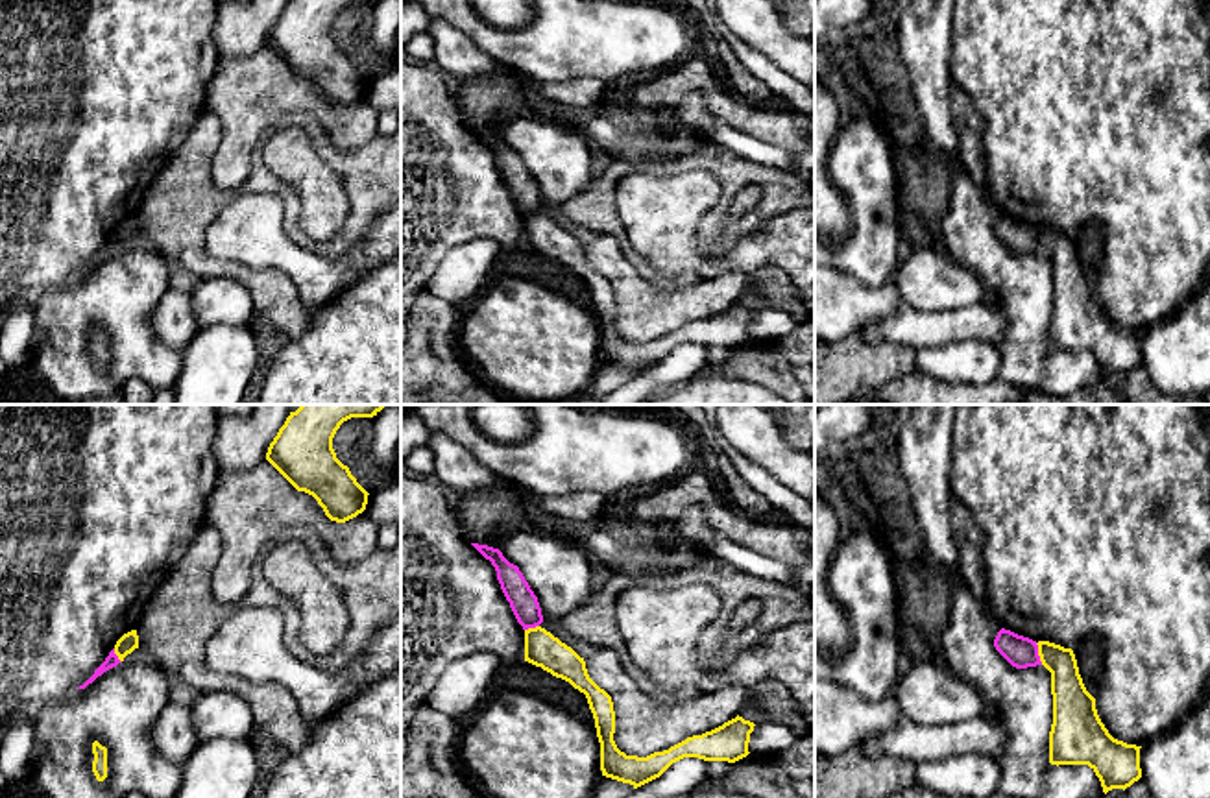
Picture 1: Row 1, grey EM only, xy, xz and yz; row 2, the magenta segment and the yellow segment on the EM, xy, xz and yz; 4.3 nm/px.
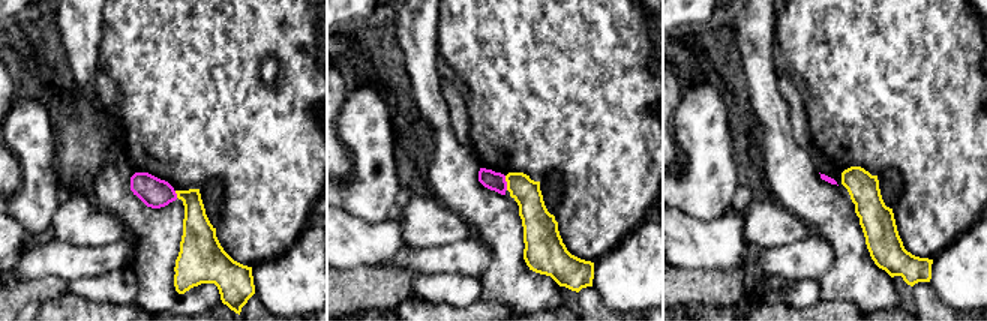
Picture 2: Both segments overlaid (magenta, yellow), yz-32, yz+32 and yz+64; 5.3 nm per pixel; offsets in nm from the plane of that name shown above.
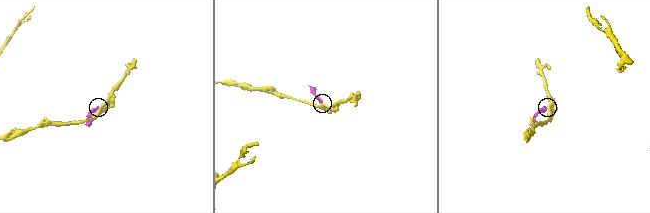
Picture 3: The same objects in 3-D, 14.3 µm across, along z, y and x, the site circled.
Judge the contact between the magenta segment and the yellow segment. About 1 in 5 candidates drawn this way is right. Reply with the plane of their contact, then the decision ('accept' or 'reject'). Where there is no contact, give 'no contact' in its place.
meets magenta in yz; reject

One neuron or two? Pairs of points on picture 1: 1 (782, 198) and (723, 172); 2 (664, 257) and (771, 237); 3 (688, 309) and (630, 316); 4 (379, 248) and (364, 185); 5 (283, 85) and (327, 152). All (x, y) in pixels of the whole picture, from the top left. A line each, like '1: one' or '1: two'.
1: one
2: one
3: one
4: two
5: two

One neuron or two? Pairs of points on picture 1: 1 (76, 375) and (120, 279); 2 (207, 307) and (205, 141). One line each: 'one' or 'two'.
1: one
2: two

